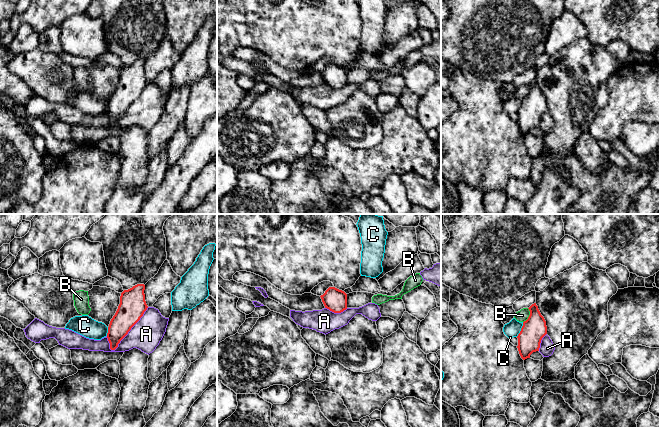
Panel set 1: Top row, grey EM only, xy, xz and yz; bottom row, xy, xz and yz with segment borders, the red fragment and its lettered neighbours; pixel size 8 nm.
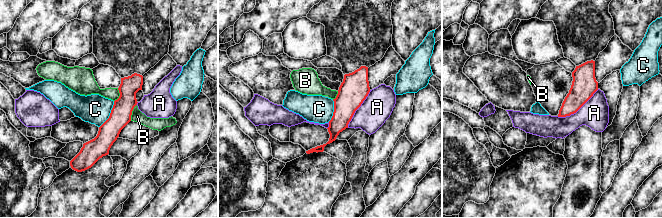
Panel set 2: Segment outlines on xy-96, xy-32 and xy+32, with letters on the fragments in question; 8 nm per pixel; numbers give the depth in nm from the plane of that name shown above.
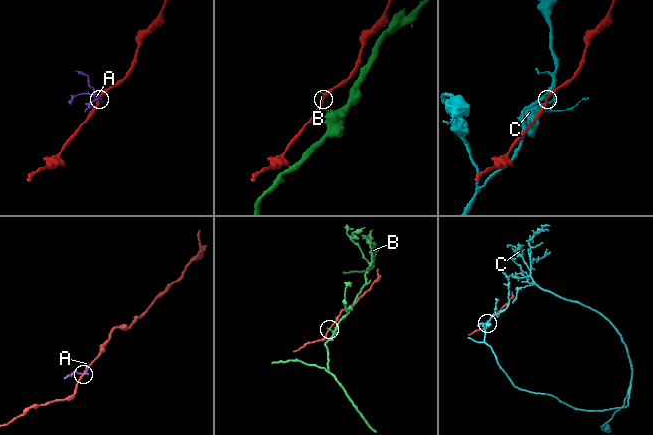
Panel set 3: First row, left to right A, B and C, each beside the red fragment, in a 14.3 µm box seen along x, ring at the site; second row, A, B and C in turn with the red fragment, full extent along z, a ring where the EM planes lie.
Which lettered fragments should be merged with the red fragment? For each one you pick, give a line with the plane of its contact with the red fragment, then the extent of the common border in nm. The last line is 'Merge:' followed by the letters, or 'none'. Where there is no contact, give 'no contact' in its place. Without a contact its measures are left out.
Merge: none

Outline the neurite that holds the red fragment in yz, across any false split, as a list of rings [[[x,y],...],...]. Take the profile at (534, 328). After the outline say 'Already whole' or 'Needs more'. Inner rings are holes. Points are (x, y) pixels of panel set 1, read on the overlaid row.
[[[536,303],[529,308],[530,315],[523,322],[518,334],[518,351],[523,360],[530,358],[533,352],[539,351],[542,338],[547,334],[547,326],[544,317],[541,315]]]. Already whole

